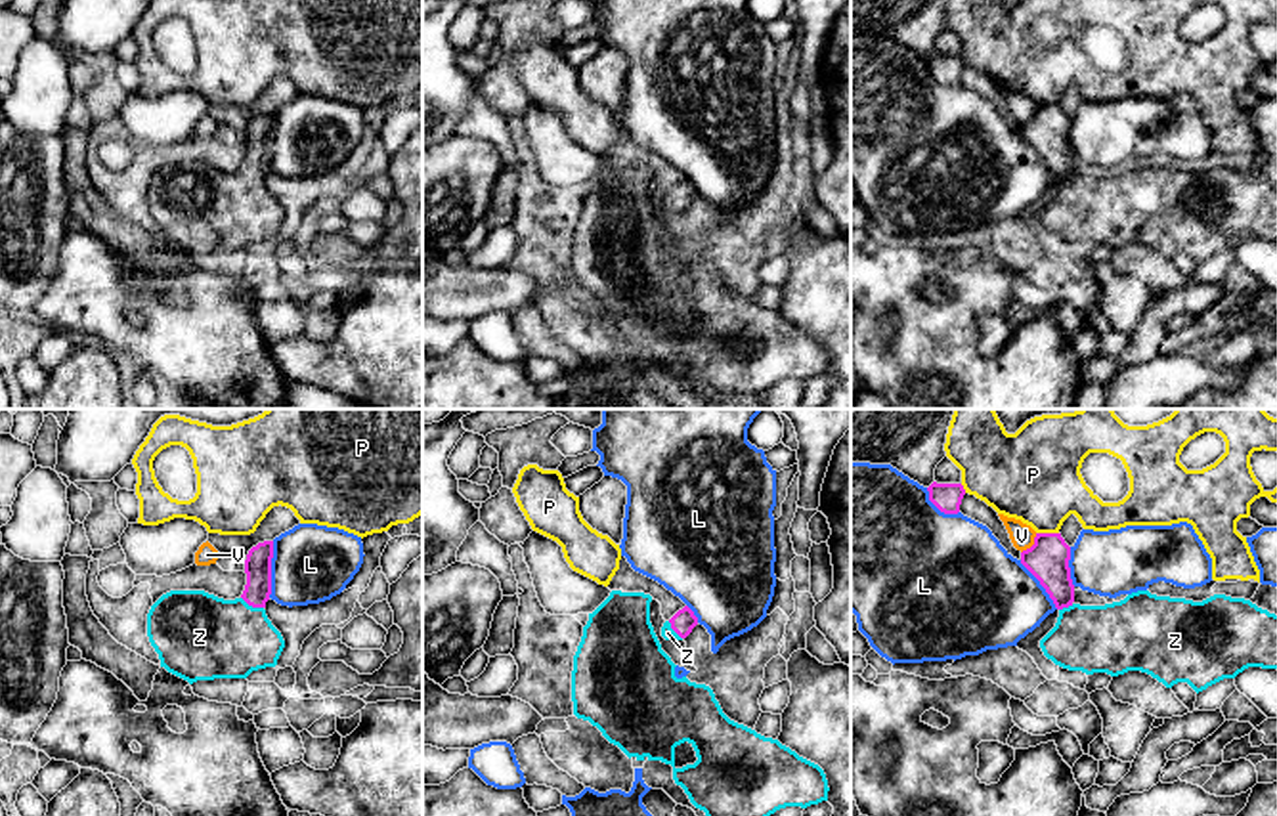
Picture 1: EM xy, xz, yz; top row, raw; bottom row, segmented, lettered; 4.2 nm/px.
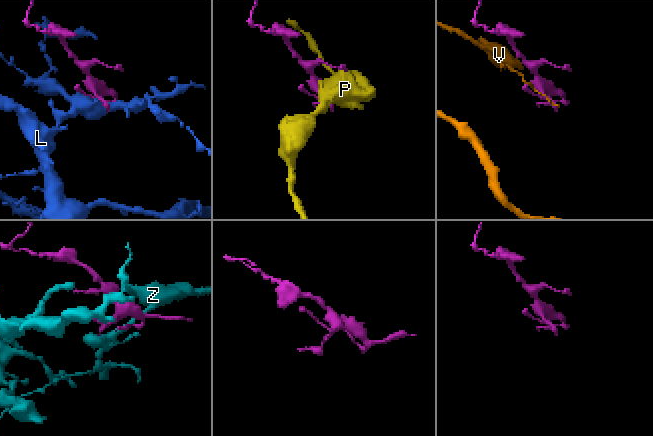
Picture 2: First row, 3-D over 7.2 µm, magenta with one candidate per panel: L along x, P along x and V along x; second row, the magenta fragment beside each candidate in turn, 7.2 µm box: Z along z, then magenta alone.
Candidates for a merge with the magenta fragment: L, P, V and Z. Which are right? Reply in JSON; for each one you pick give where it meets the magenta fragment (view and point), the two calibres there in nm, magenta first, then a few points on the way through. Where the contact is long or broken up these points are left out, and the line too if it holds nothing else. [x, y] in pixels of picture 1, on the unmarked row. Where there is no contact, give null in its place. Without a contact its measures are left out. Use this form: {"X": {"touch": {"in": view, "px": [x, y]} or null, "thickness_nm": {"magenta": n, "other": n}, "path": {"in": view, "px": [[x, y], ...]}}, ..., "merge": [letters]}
{"Z": {"touch": {"in": "xy", "px": [253, 178]}, "thickness_nm": {"magenta": 110, "other": 360}, "path": {"in": "xy", "px": [[257, 163], [253, 178], [224, 207], [203, 209]]}}, "merge": ["Z"]}

